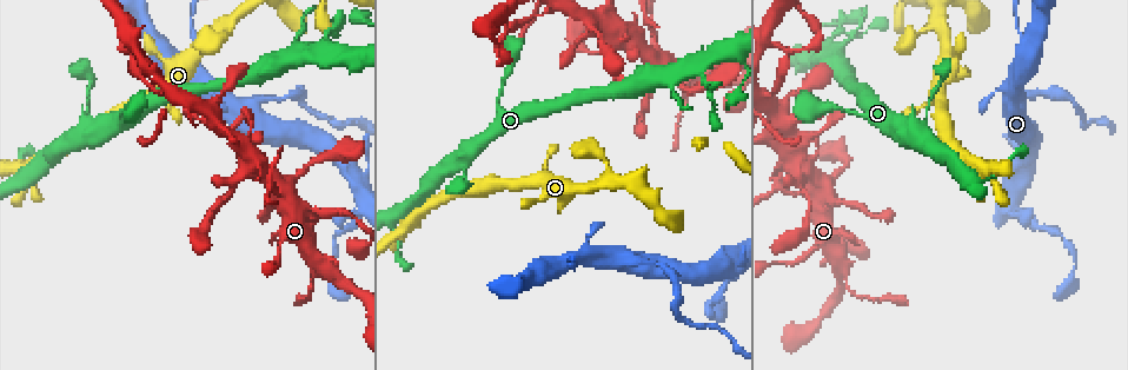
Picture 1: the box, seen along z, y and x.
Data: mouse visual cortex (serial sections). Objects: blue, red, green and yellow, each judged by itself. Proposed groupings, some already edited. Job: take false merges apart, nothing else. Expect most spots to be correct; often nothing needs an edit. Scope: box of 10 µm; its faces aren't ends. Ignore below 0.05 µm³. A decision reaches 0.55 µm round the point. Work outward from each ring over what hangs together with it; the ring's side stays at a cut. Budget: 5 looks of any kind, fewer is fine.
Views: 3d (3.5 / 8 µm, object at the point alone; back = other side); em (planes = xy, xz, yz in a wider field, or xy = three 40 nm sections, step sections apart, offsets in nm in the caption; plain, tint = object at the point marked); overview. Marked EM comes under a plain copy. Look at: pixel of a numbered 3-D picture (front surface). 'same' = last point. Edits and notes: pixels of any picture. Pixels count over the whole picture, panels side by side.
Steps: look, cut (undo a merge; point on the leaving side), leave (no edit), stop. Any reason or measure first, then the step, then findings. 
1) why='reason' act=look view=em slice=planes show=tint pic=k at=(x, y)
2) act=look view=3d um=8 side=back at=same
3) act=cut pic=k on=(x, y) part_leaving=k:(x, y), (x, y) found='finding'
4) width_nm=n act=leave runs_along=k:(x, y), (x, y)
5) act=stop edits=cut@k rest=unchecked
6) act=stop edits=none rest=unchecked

why='calibre changes' act=look view=3d um=3.5 pic=1 at=(686, 73)

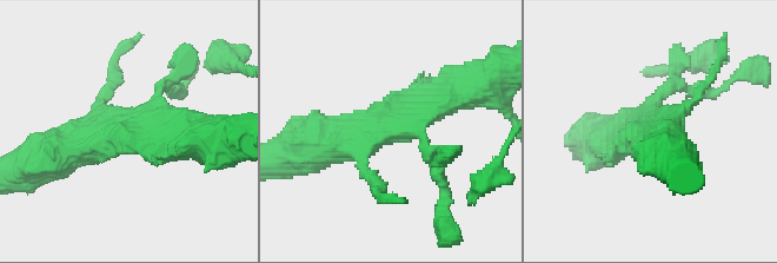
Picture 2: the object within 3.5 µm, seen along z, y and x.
act=look view=em slice=xy step=1 show=tint pic=2 at=(126, 131)

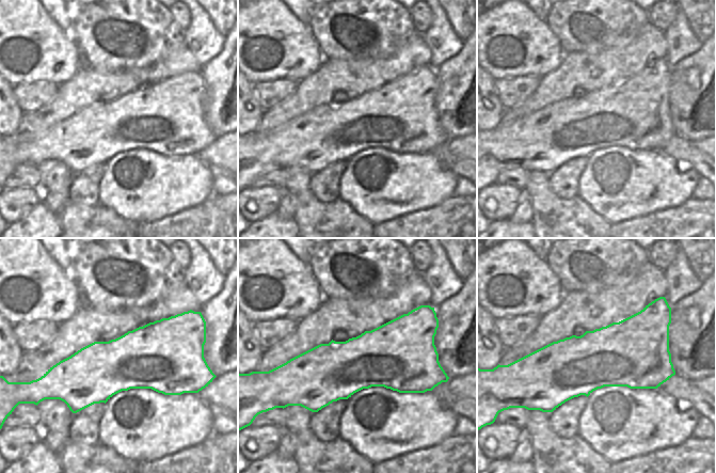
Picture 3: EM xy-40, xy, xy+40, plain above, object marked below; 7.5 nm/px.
act=leave found='all the same cell'

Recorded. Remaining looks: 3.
why='thin neck' act=look view=3d um=3.5 pic=1 at=(281, 100)

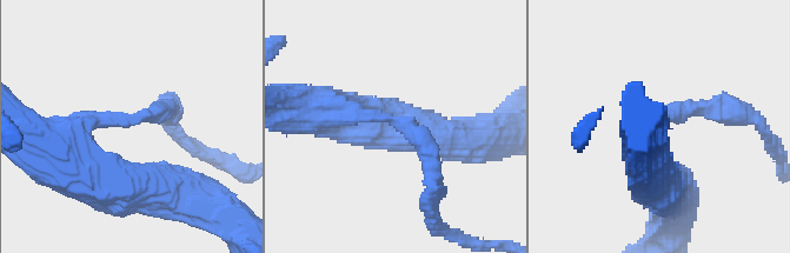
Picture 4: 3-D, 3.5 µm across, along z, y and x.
arm_widths_nm=200,350 act=look view=em slice=xy step=3 show=tint pic=4 at=(395, 121)

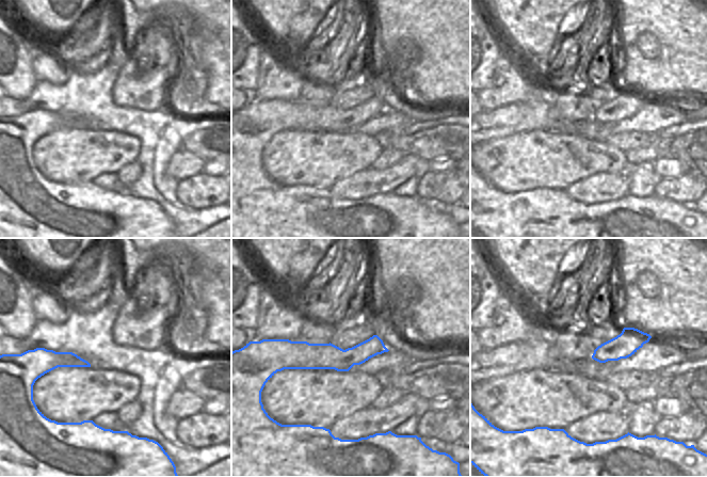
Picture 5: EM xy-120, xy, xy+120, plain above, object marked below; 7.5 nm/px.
act=leave runs_along=4:(330, 108), (405, 126), (435, 181) found='one cell here'

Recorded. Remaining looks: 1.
act=stop edits=none rest=unchecked

